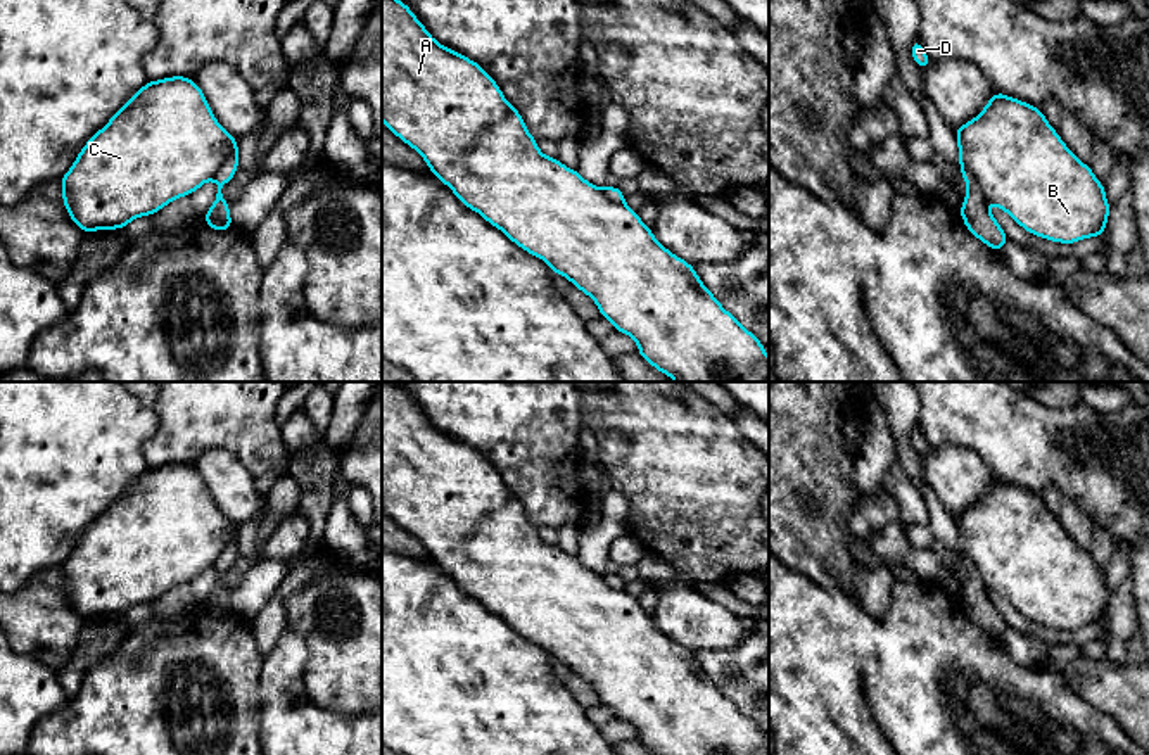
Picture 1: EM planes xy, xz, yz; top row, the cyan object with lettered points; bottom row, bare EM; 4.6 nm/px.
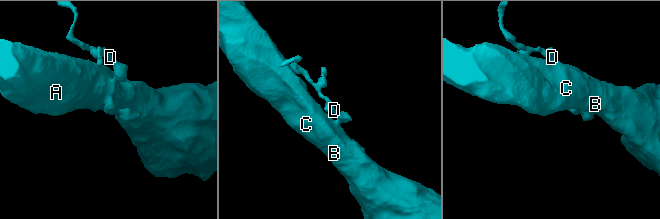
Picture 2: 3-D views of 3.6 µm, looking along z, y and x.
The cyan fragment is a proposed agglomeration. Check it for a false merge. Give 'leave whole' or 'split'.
split

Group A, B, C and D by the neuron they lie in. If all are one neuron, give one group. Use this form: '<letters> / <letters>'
A B C / D

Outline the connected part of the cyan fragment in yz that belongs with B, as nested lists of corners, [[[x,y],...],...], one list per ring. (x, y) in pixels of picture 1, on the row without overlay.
[[[995,479],[976,504],[955,515],[955,527],[959,553],[976,565],[985,587],[1006,598],[1028,620],[1057,631],[1076,631],[1104,622],[1111,598],[1106,574],[1095,565],[1092,555],[1066,534],[1040,494]]]

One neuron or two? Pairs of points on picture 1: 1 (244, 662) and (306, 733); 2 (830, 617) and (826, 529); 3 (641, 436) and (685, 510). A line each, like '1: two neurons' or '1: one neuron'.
1: two neurons
2: two neurons
3: one neuron

